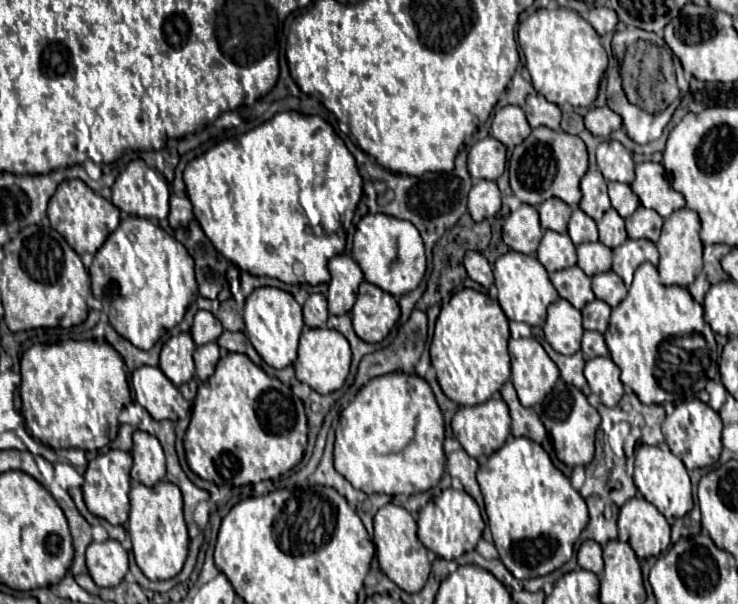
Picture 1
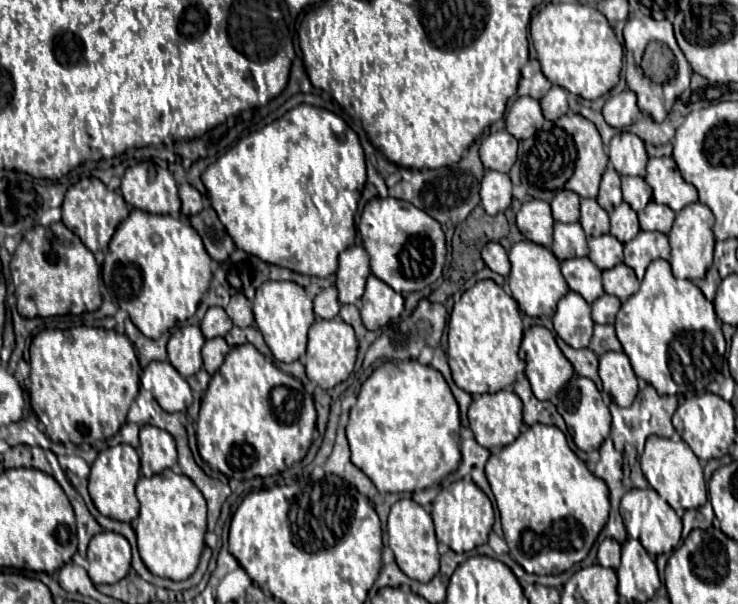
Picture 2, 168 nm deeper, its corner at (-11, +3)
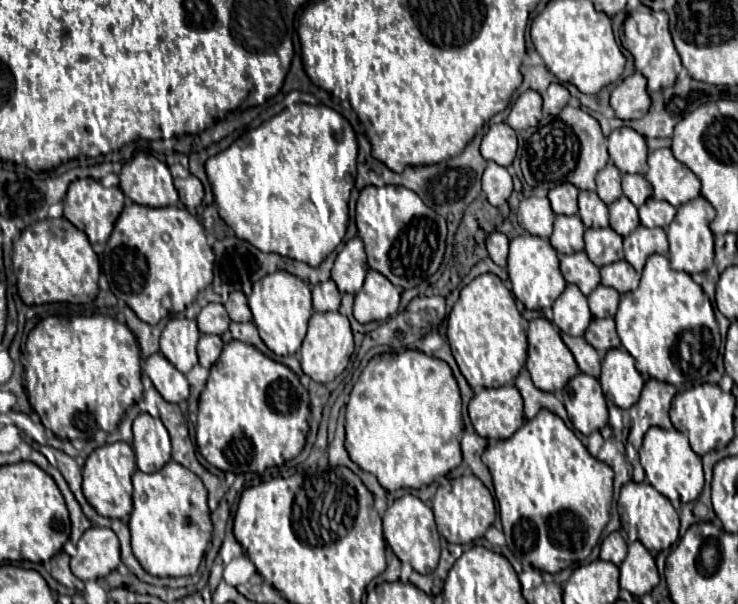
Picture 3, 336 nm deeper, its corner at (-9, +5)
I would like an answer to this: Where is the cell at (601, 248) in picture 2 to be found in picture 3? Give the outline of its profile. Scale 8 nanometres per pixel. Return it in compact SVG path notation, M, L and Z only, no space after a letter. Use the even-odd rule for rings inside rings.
M588 228L584 240L586 254L598 268L624 258L622 236L618 236L612 228Z

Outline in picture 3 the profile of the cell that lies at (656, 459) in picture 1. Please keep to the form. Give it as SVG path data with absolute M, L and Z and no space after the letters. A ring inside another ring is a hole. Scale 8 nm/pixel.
M652 426L646 434L640 448L640 462L646 470L646 479L658 492L662 492L674 508L680 508L682 504L696 500L704 486L704 474L702 474L702 460L694 450L690 448L686 436L682 436L678 430L664 430L658 426Z

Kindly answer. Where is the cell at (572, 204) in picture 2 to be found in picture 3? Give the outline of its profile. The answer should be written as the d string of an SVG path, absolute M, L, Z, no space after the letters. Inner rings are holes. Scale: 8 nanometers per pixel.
M566 182L566 184L560 184L560 186L552 188L548 198L550 198L554 214L566 214L566 216L578 214L578 202L576 202L578 188L574 184Z

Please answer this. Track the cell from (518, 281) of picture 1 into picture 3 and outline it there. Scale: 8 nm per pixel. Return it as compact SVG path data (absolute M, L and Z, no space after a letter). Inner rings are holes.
M522 234L510 240L510 254L508 254L508 266L506 266L512 282L514 296L528 308L528 310L540 310L554 304L554 300L564 292L566 282L558 268L558 254L548 242L548 238Z

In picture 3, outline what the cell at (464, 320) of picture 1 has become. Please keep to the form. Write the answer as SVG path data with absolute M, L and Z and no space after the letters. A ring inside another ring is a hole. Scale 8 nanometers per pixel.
M482 274L462 288L448 316L448 342L460 372L472 388L500 388L514 382L526 364L526 330L512 292L496 274Z

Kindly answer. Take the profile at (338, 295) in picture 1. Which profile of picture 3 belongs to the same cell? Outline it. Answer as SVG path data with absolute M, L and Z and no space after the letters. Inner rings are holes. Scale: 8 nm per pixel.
M356 236L348 240L344 248L338 252L332 266L332 280L338 284L338 290L342 294L346 292L356 294L362 288L366 272L368 272L368 264L366 264L364 242Z

